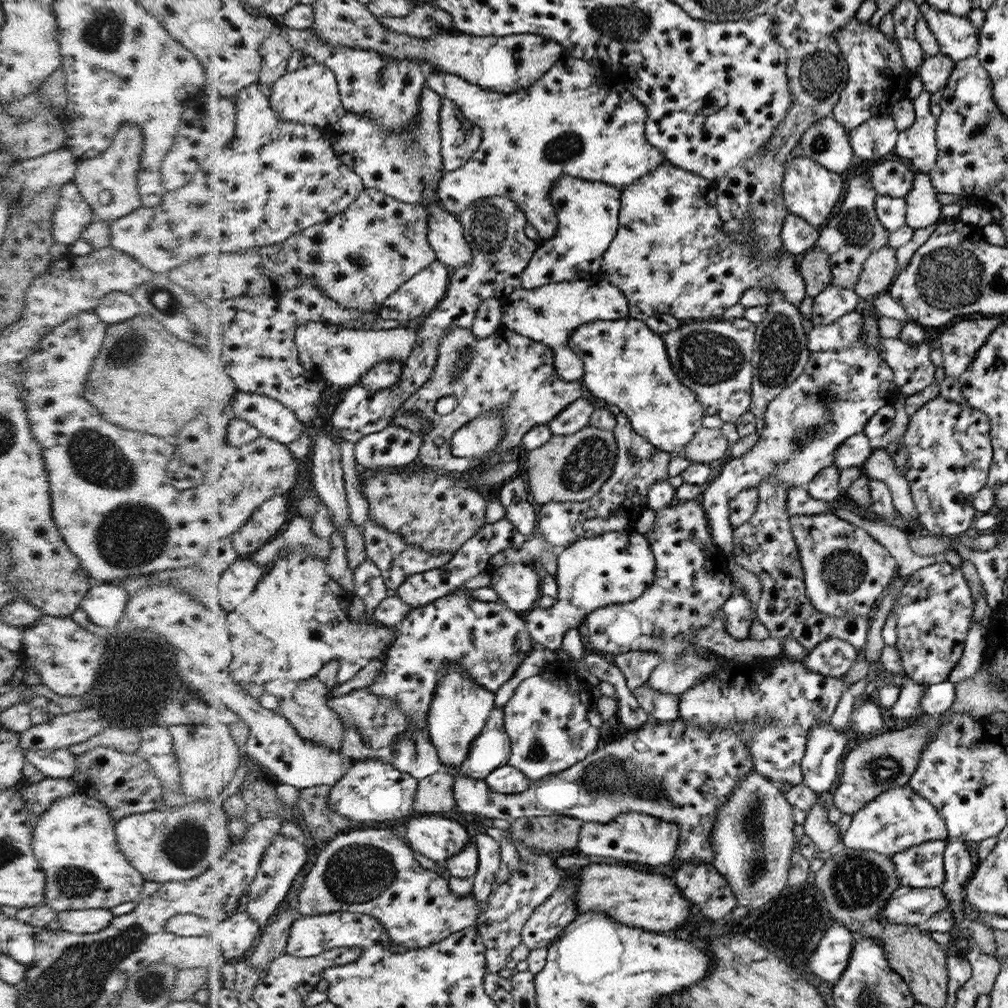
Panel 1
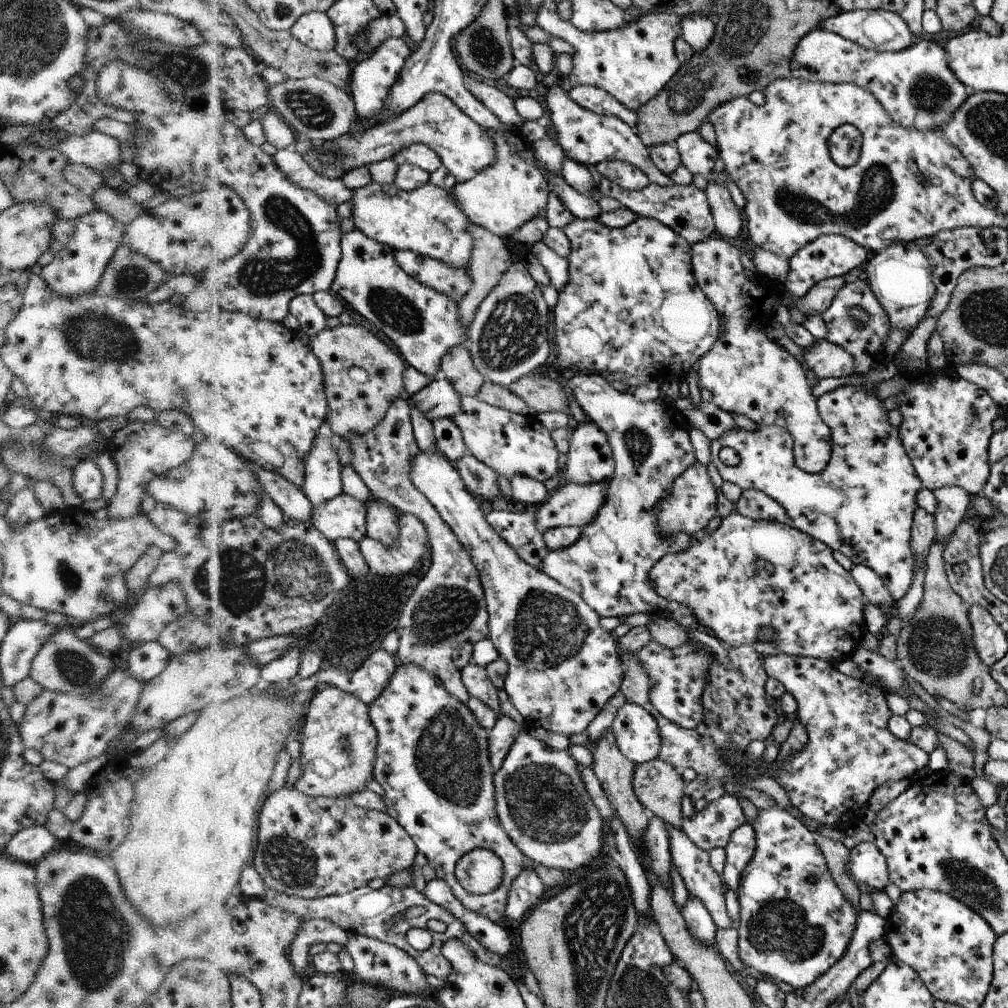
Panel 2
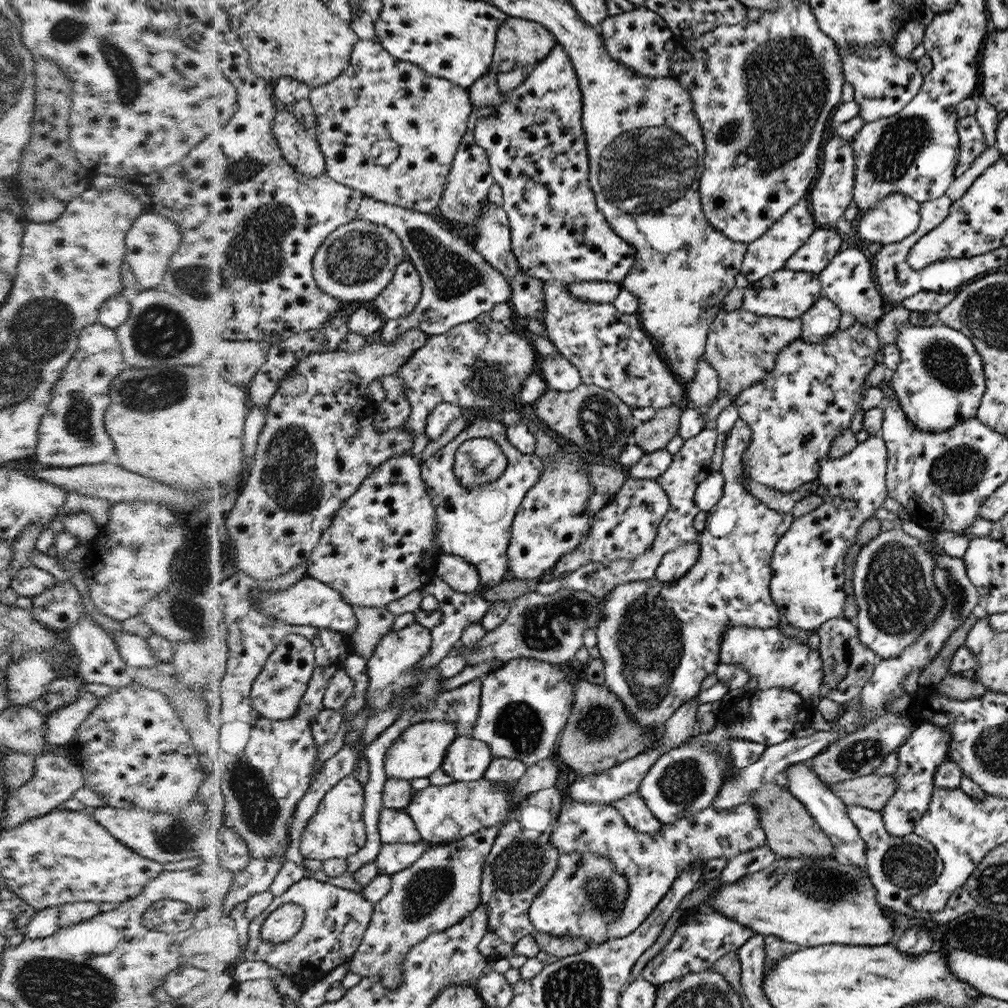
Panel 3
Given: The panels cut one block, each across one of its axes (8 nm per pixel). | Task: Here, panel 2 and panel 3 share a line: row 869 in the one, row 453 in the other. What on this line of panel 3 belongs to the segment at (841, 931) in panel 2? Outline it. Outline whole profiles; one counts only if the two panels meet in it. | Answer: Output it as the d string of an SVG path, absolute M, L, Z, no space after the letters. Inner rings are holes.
M854 322L845 330L836 330L822 344L806 344L801 337L790 342L773 372L762 382L750 389L742 390L734 399L740 419L750 424L753 442L745 451L746 476L757 483L786 493L794 493L808 481L816 481L820 476L822 458L828 456L834 438L844 429L850 428L854 413L865 394L864 381L874 368L874 353L879 349L876 326L866 328Z

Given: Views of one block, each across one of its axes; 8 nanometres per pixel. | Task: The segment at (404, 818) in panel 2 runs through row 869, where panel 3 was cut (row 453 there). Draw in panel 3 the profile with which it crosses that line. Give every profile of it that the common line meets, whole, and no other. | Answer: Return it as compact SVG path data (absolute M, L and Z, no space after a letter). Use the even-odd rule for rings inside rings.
M480 417L468 423L454 440L423 463L426 486L434 498L434 504L438 506L441 553L458 556L476 568L481 583L477 594L503 582L506 562L509 562L514 517L530 492L530 487L542 476L543 469L544 462L538 455L522 453L509 441L508 427L504 423ZM472 439L492 439L497 442L506 455L507 465L504 473L495 481L468 489L458 481L457 452L462 444Z

